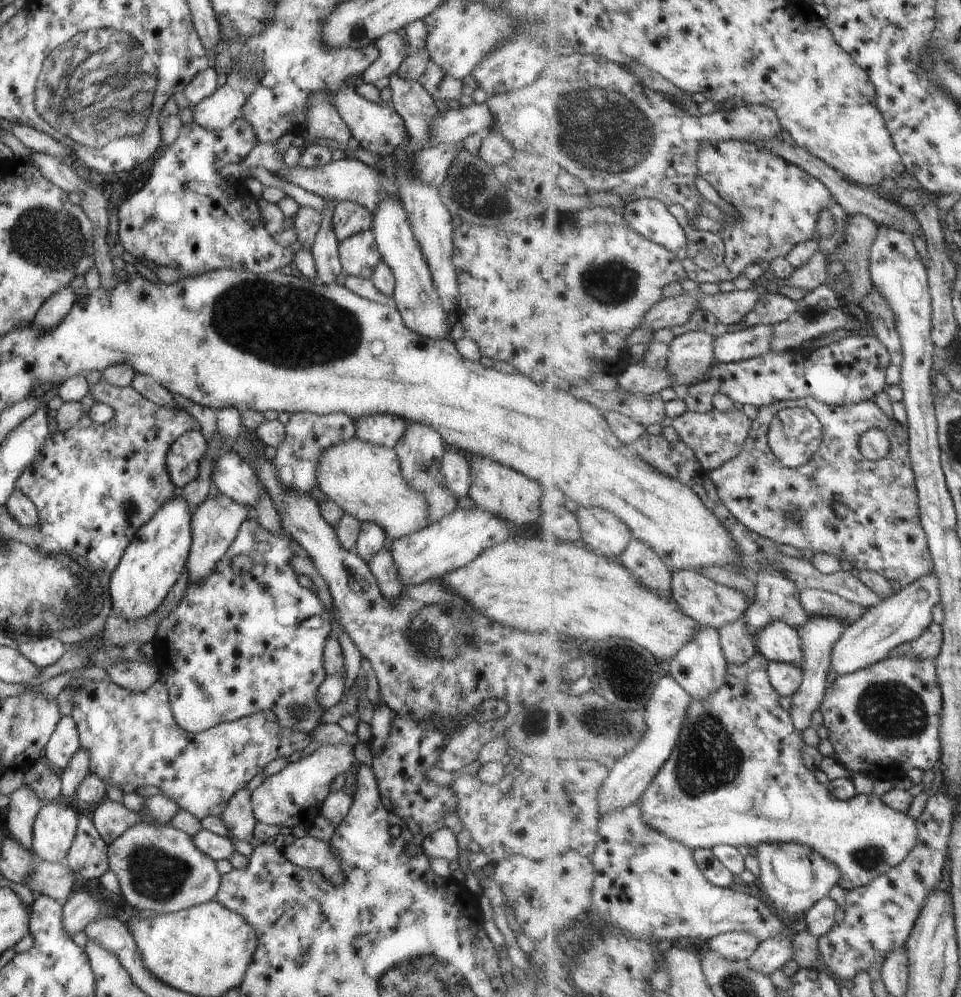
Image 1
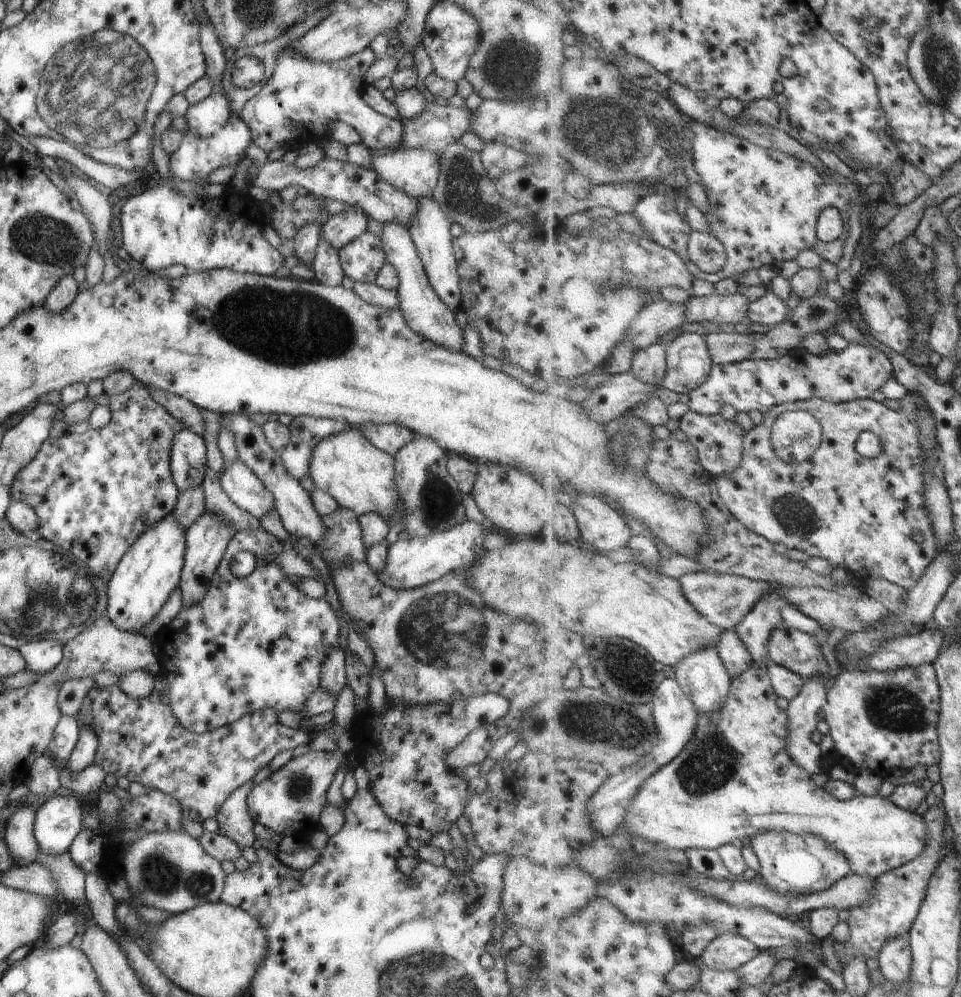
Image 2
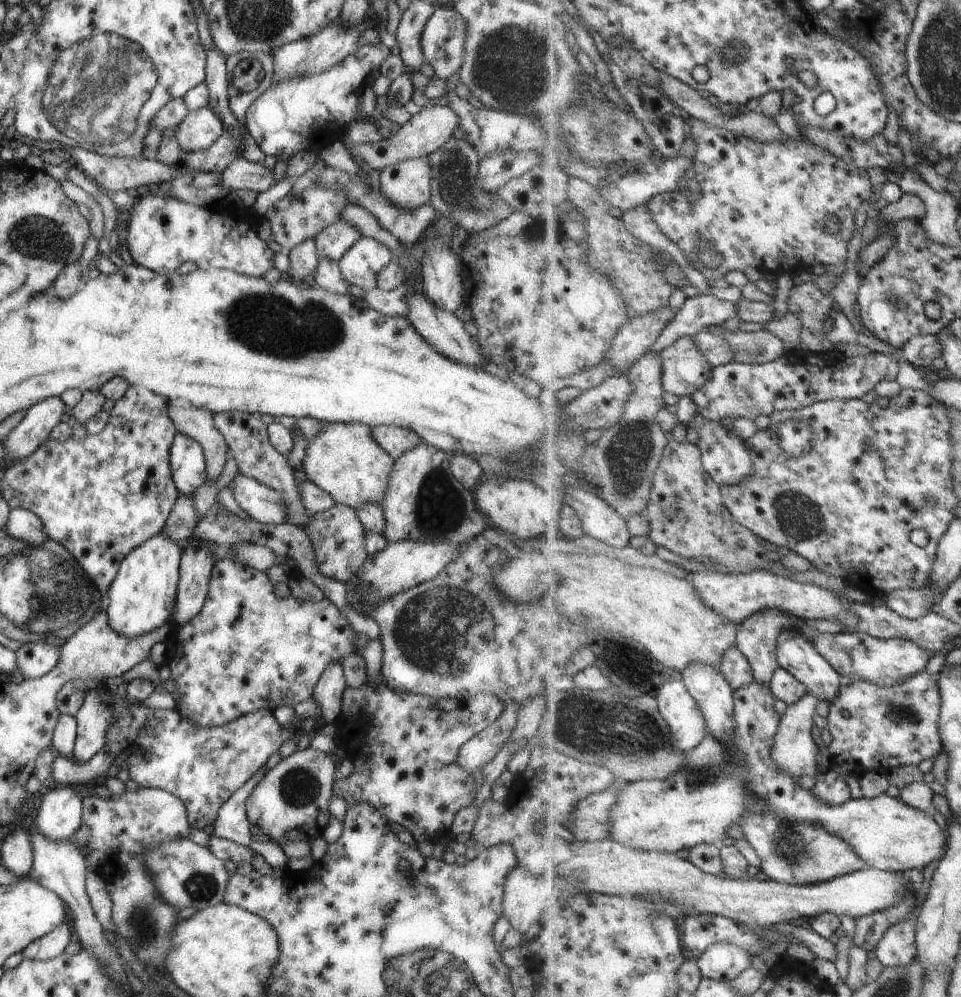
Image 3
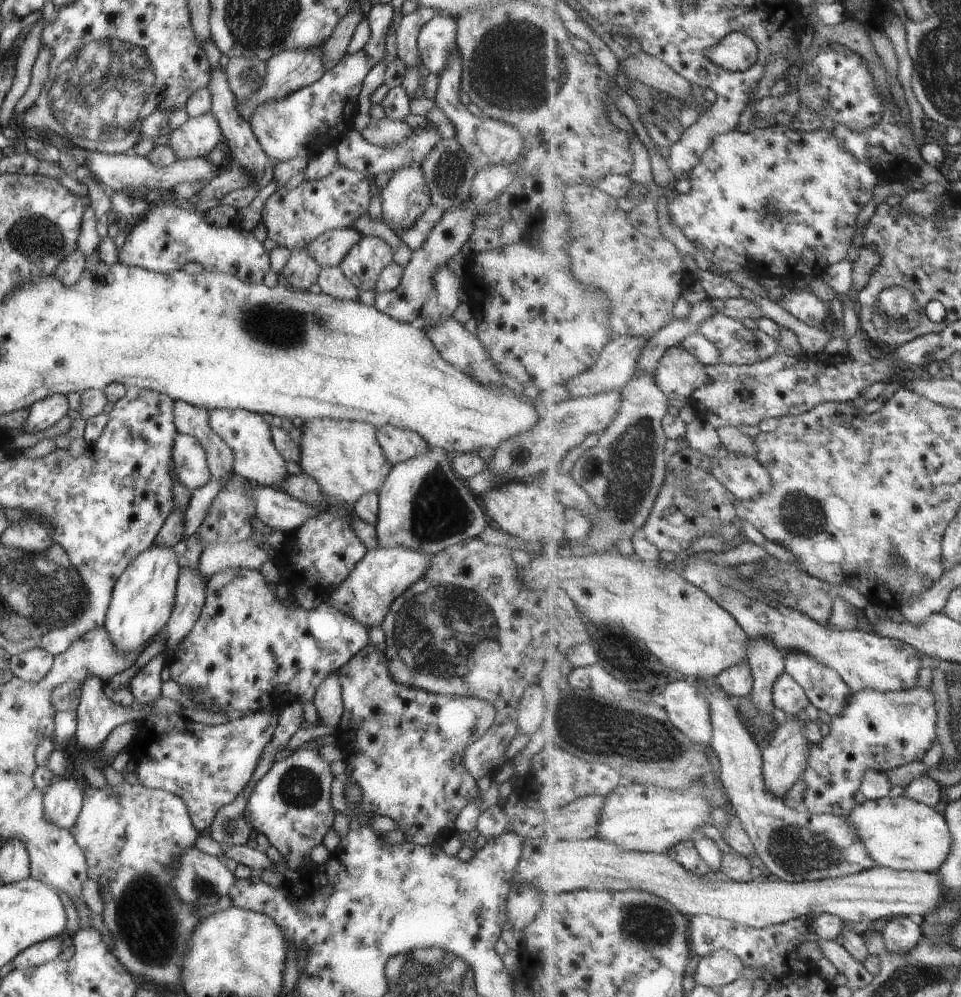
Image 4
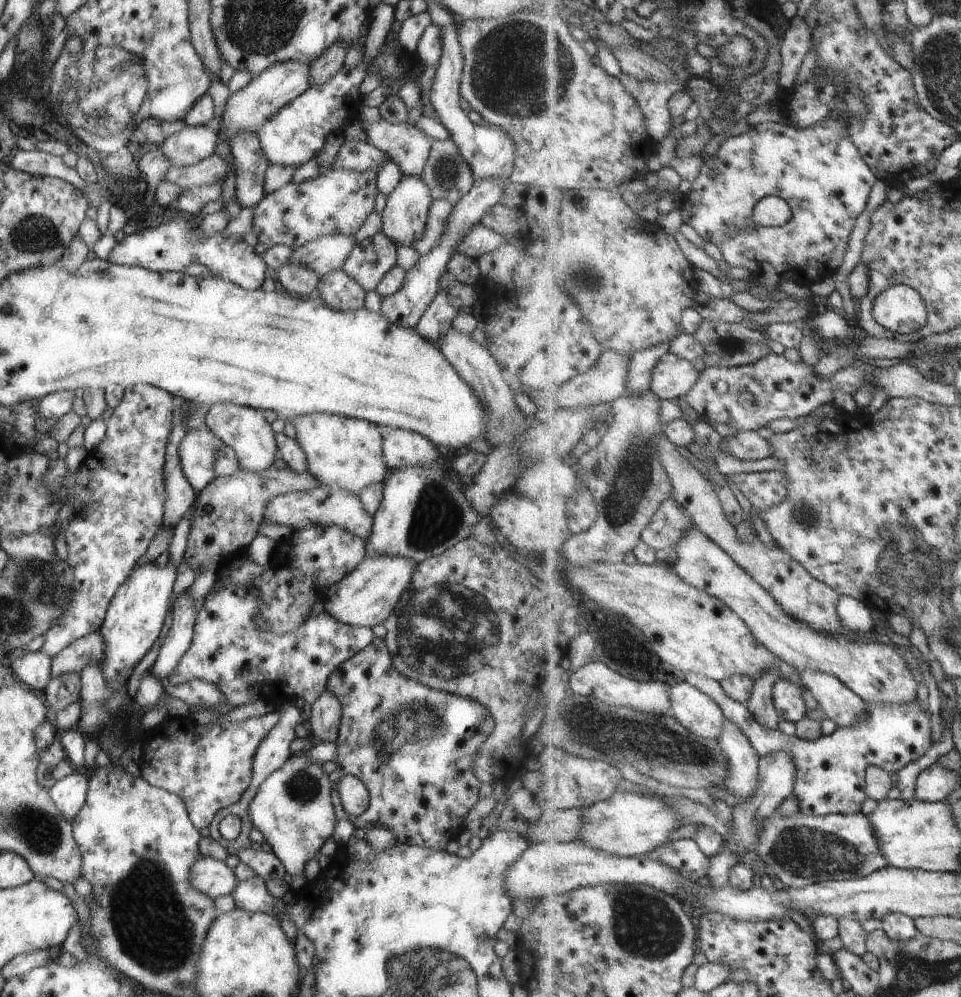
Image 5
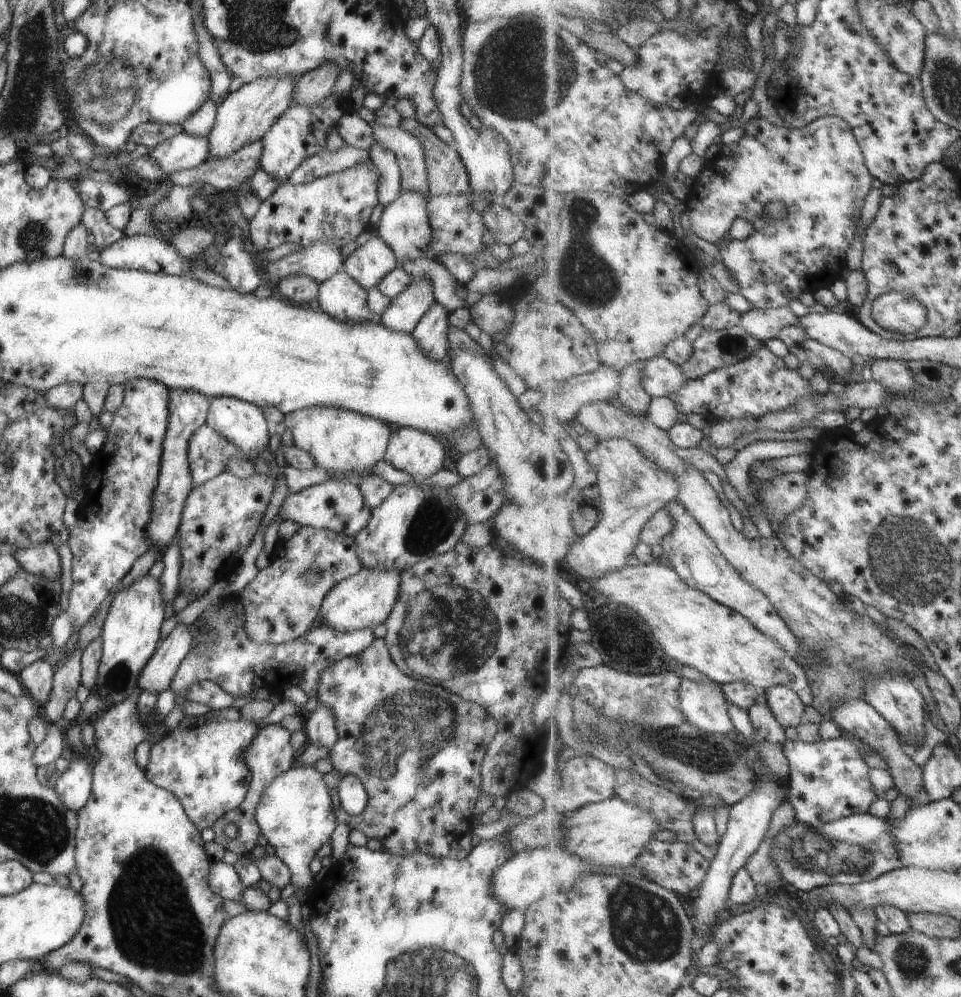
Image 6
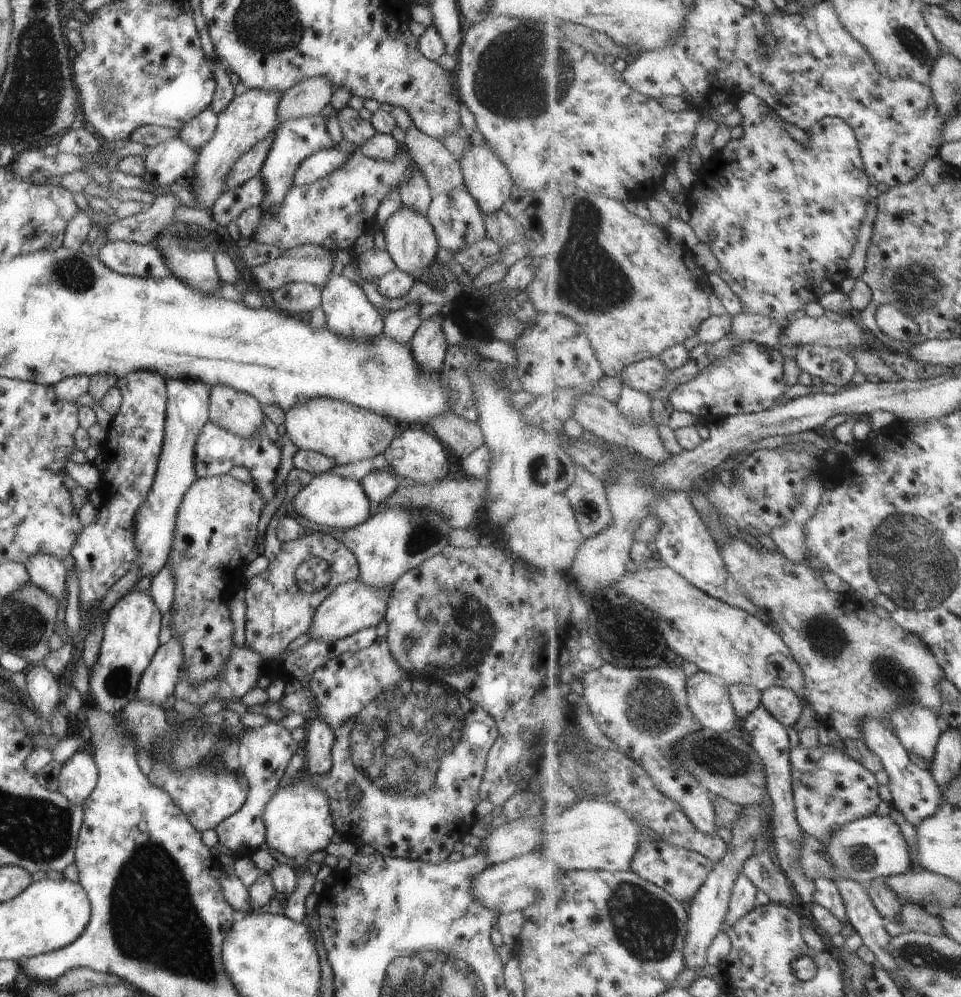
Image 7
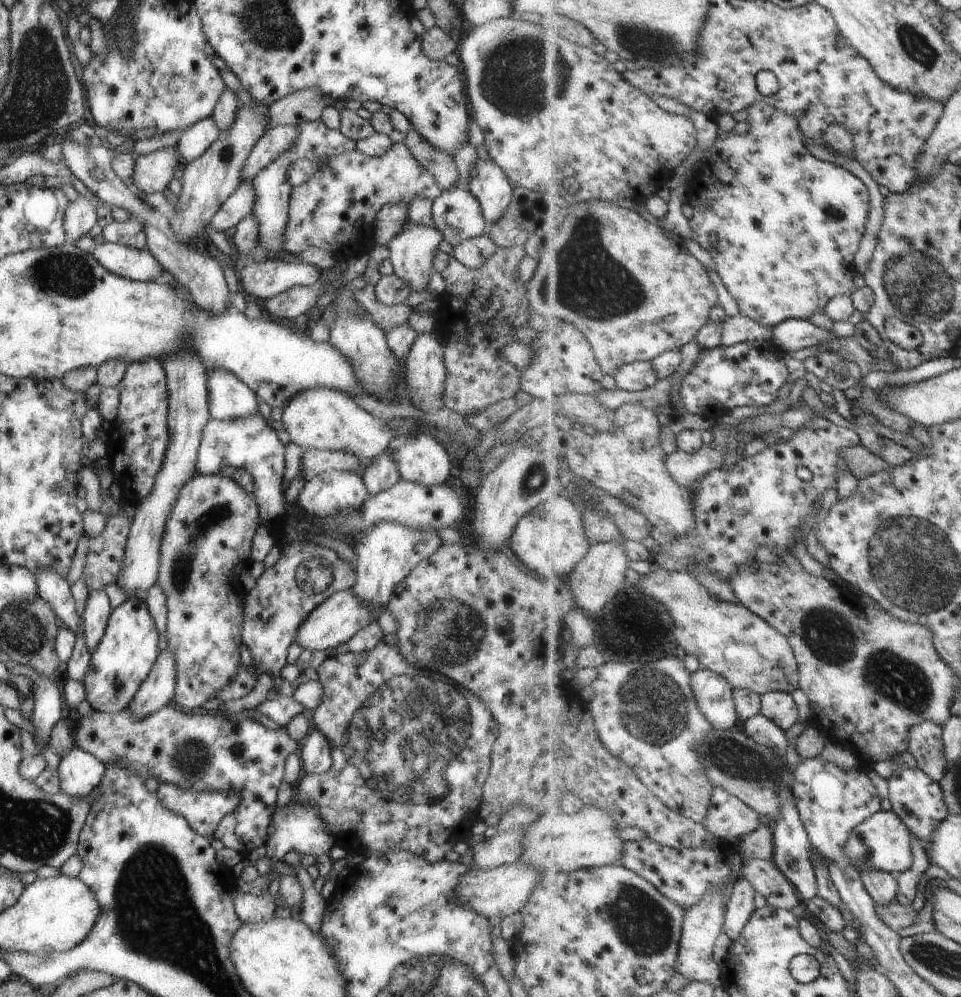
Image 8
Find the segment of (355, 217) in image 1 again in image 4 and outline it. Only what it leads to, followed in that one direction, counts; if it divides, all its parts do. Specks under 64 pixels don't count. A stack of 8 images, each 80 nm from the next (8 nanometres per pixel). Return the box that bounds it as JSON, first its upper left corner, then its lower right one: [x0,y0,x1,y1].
[304,228,360,268]

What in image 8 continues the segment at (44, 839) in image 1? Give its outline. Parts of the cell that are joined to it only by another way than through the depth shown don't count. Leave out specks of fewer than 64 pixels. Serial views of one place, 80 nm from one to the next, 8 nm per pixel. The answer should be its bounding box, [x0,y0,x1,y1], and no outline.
[56,745,104,798]

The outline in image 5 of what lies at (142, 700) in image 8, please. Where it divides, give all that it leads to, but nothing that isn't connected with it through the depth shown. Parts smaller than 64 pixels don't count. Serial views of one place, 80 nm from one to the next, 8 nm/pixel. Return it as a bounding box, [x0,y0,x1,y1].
[149,591,199,682]

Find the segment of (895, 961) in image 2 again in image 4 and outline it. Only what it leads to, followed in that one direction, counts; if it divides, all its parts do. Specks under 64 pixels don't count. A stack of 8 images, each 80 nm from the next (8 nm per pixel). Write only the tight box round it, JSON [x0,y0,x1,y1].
[881,917,924,953]

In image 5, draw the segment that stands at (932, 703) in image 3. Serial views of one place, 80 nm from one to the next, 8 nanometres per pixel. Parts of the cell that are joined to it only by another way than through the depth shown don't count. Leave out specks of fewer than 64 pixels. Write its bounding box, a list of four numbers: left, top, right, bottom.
[684,672,932,816]

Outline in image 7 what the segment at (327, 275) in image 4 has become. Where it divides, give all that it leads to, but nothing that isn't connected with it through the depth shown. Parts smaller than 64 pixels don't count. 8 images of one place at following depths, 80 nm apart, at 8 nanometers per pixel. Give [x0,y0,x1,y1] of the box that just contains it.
[320,275,382,340]

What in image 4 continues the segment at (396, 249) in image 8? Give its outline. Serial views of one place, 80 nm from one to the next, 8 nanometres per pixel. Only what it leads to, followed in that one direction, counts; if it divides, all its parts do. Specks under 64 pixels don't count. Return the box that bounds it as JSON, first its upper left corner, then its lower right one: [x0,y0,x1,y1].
[380,164,430,233]

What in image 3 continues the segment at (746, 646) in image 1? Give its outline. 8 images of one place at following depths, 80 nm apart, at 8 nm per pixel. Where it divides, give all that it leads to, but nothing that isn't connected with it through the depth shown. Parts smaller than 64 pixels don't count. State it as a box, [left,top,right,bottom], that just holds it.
[719,646,754,692]

